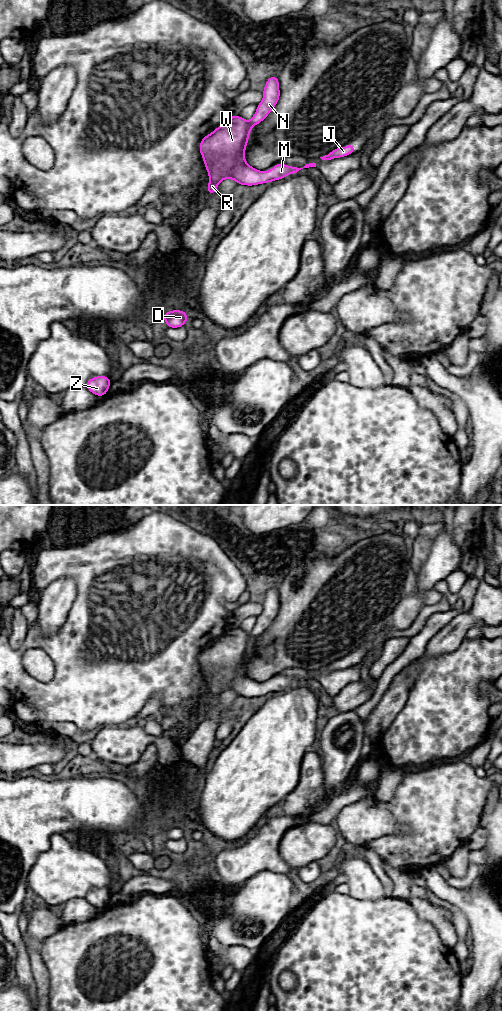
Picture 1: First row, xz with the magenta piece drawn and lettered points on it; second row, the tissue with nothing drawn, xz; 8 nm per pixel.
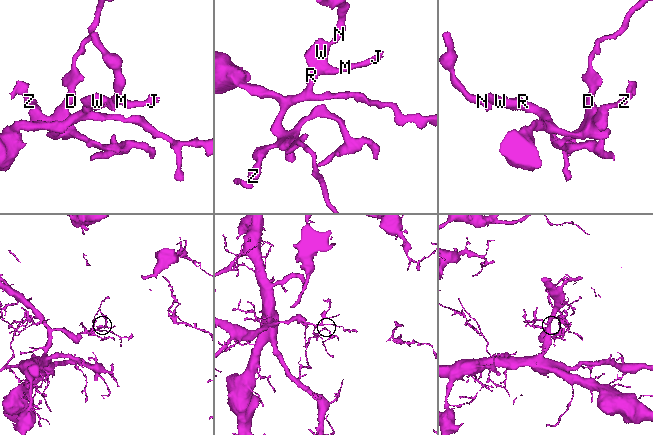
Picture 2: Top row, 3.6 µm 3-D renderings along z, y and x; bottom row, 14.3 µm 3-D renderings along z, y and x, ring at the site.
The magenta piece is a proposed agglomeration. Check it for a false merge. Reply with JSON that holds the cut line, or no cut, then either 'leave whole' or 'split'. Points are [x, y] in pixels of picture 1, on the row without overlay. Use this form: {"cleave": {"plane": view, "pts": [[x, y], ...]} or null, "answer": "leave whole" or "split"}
{"cleave": {"plane": "xz", "pts": [[248, 633], [252, 638]]}, "answer": "split"}

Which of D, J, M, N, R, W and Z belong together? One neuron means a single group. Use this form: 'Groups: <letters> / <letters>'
Groups: D J M R W Z / N

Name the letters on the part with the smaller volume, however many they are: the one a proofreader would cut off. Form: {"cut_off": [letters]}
{"cut_off": ["N"]}

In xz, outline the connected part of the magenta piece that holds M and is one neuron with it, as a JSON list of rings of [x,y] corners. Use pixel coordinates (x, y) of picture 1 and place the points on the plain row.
[[[232,627],[214,643],[202,650],[199,655],[199,663],[209,687],[207,699],[207,705],[209,707],[214,706],[218,700],[218,696],[225,691],[232,691],[236,693],[238,697],[254,698],[283,691],[303,681],[277,675],[270,683],[263,684],[248,677],[245,672],[245,662],[251,641],[252,637],[249,633],[239,627]]]

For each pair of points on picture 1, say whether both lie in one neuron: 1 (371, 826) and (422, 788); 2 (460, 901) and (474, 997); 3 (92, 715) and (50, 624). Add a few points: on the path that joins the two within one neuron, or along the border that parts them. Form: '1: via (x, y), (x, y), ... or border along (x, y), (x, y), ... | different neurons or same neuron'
1: border along (385, 802), (385, 808), (394, 818), (408, 826) | different neurons
2: via (481, 924), (481, 973) | same neuron
3: border along (68, 613), (64, 623), (47, 635), (36, 621) | different neurons

